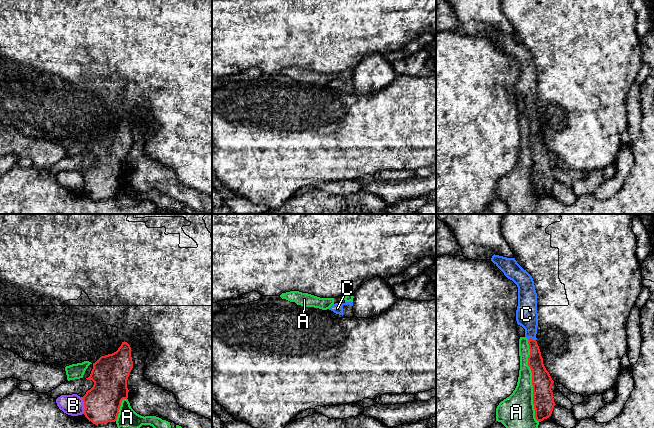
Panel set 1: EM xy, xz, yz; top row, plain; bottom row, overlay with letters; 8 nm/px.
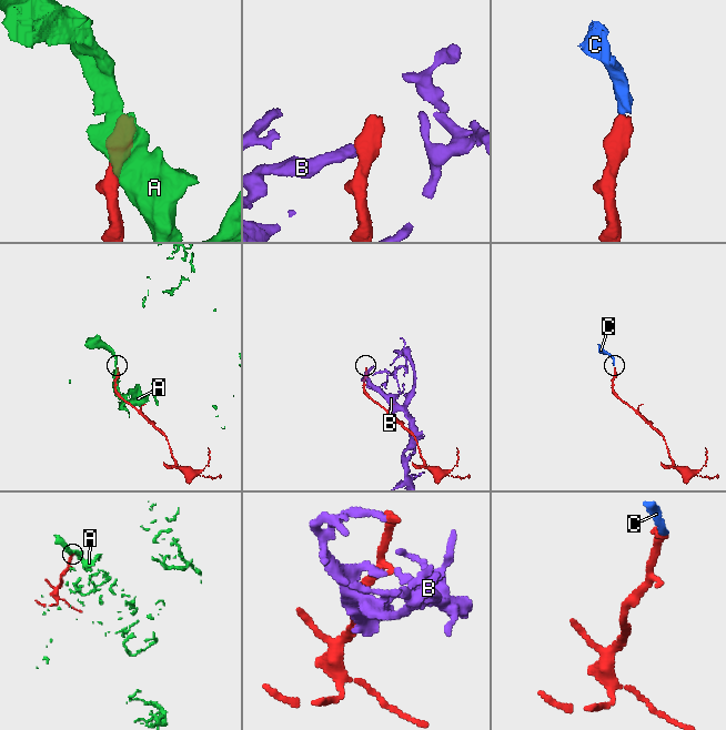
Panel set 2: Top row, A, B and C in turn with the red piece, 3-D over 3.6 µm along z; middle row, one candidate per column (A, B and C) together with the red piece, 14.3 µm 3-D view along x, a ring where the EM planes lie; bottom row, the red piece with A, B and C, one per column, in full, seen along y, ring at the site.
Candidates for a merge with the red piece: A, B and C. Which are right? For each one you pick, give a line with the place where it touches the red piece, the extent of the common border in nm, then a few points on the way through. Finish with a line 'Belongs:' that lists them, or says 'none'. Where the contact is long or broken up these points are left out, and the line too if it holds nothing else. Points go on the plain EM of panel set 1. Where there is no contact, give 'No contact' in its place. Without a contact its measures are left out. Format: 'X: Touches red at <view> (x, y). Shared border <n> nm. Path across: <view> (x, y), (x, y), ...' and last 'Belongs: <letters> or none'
C: Touches red at yz (532, 115). Shared border 70 nm. Path across: yz (535, 137), (532, 115), (530, 99), (526, 90)
Belongs: C

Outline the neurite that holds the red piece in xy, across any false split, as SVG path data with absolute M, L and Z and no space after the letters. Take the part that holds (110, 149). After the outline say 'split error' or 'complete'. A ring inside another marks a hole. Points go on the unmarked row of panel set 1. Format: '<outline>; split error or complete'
M122 118L118 126L112 130L101 132L95 139L87 156L94 158L93 163L82 173L84 178L84 191L93 200L115 198L117 196L121 178L128 174L127 156L133 144L131 123Z; complete

